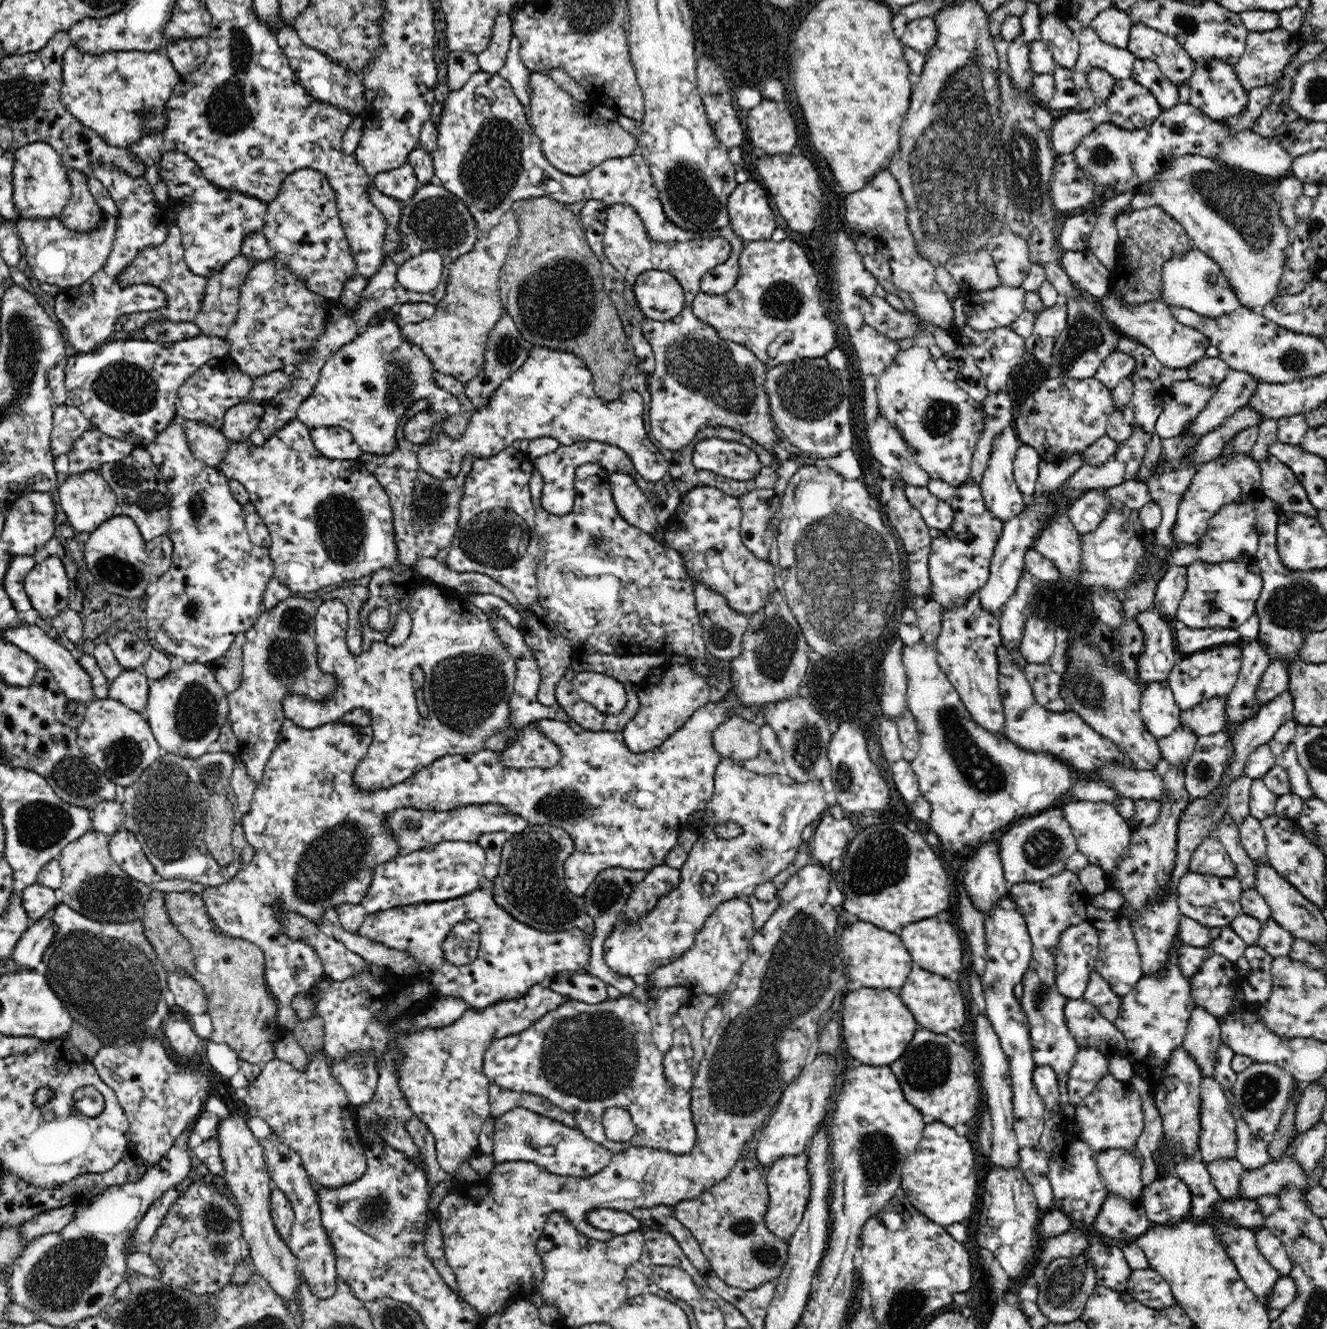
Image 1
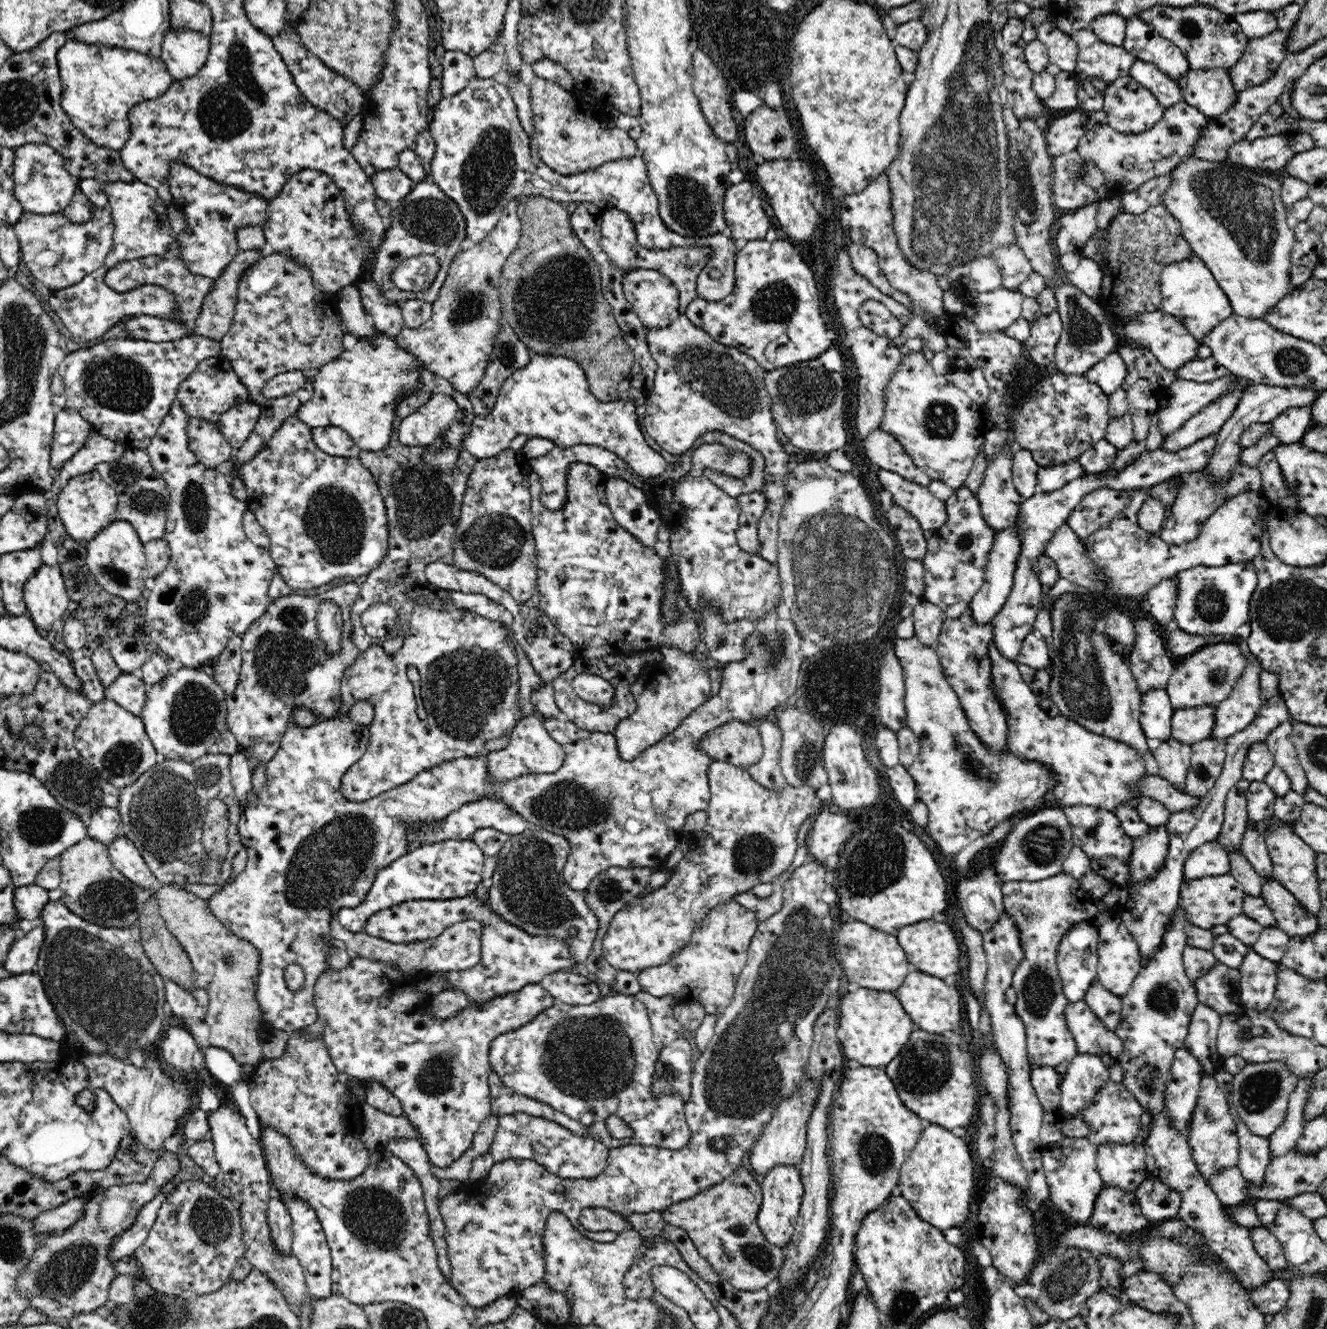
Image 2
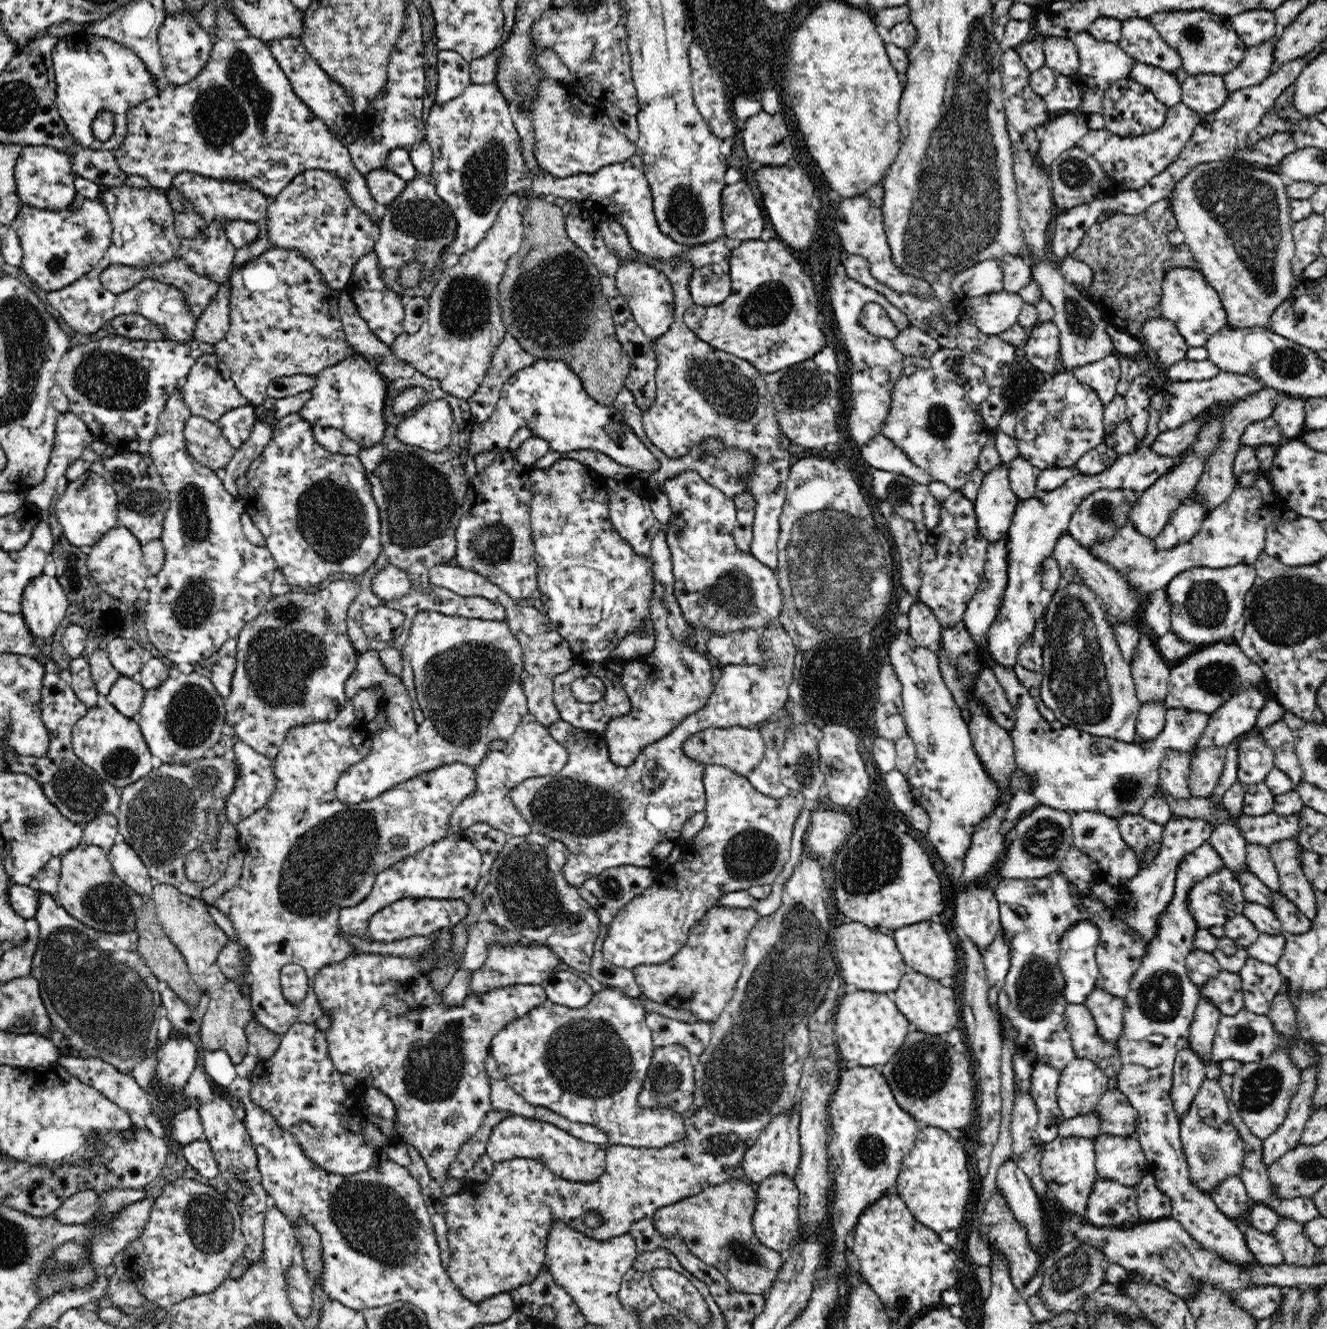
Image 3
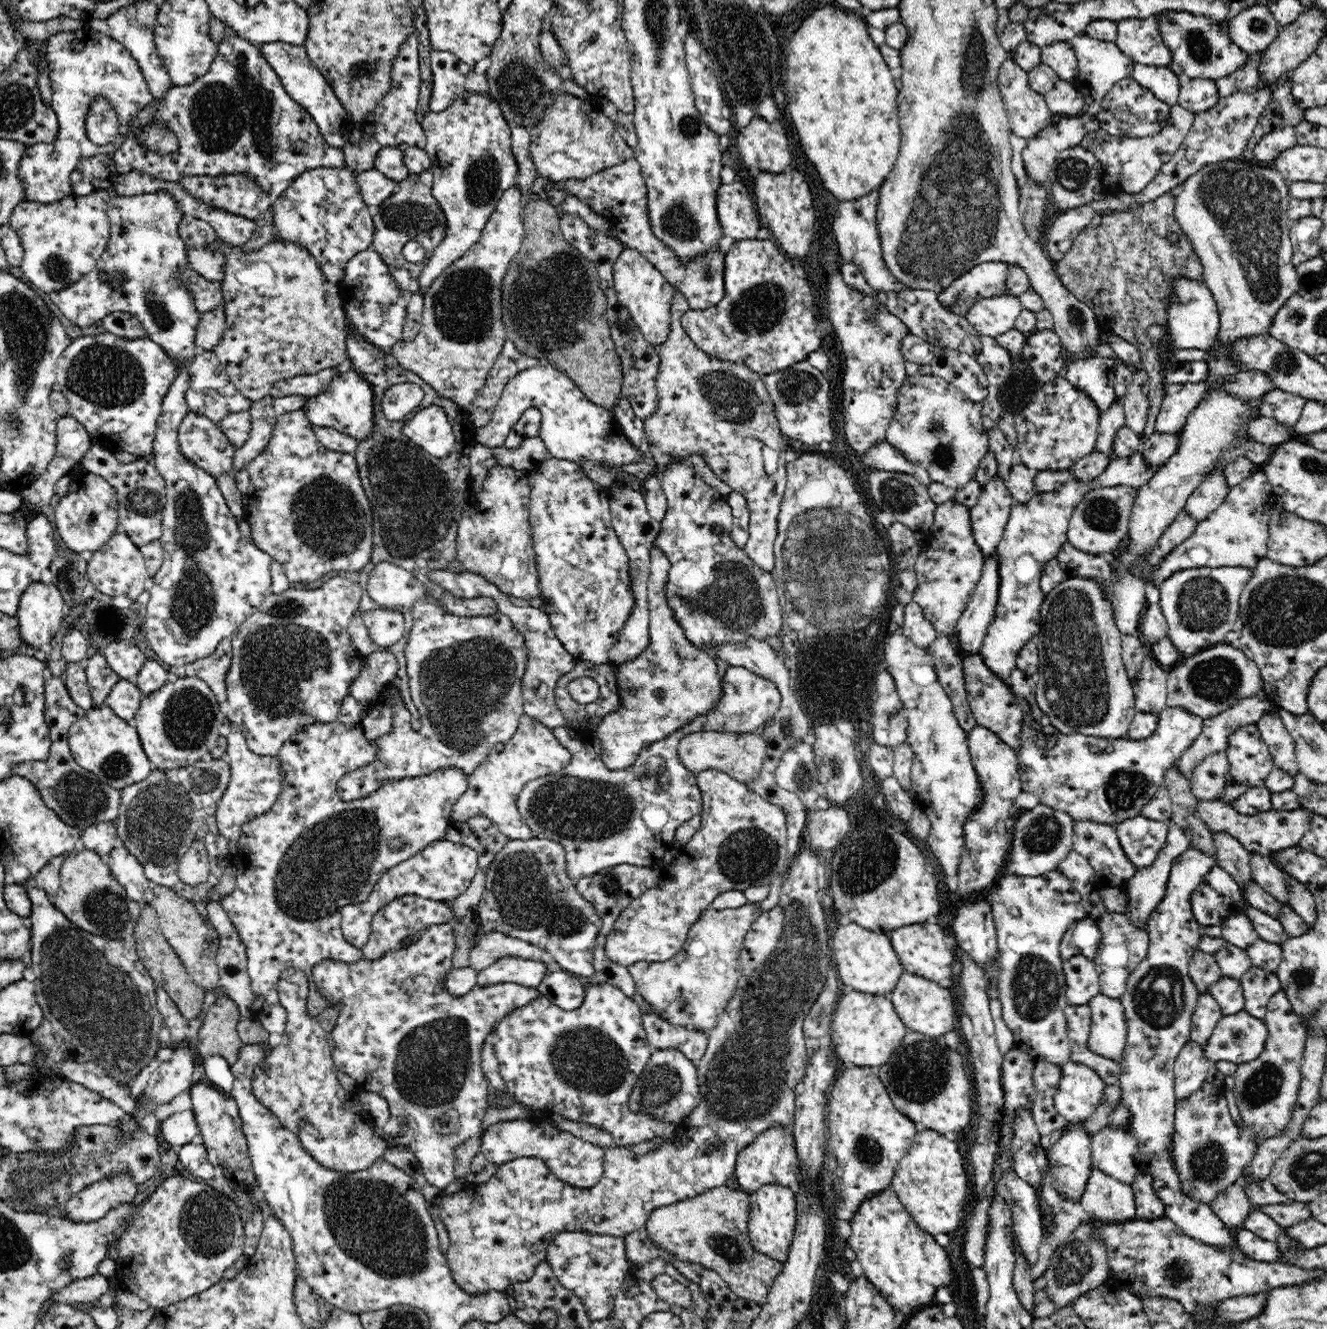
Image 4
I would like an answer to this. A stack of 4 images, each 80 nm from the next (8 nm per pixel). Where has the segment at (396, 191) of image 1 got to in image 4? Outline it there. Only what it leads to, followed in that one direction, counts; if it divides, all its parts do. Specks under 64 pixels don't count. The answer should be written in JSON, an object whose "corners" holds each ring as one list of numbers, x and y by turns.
{"corners":[[374,168,356,173,359,192,368,206,380,206,393,195,398,182]]}

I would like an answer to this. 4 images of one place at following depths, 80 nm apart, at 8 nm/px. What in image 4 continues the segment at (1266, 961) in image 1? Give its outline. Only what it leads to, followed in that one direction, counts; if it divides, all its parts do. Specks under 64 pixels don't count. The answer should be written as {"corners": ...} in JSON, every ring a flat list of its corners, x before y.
{"corners":[[1251,966,1240,981,1245,998,1243,1009,1254,1018,1263,1019,1270,999,1281,990,1279,978,1274,972]]}

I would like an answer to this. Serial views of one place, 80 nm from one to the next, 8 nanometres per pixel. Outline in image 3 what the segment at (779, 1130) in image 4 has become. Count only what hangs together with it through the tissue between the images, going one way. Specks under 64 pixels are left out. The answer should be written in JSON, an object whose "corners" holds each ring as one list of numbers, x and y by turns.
{"corners":[[799,1105,795,1106,788,1114,774,1116,770,1124,760,1133,755,1143,748,1148,742,1157,740,1166,746,1176,746,1181,753,1184,760,1184,772,1174,785,1174,786,1176,795,1176,800,1158,799,1141]]}

